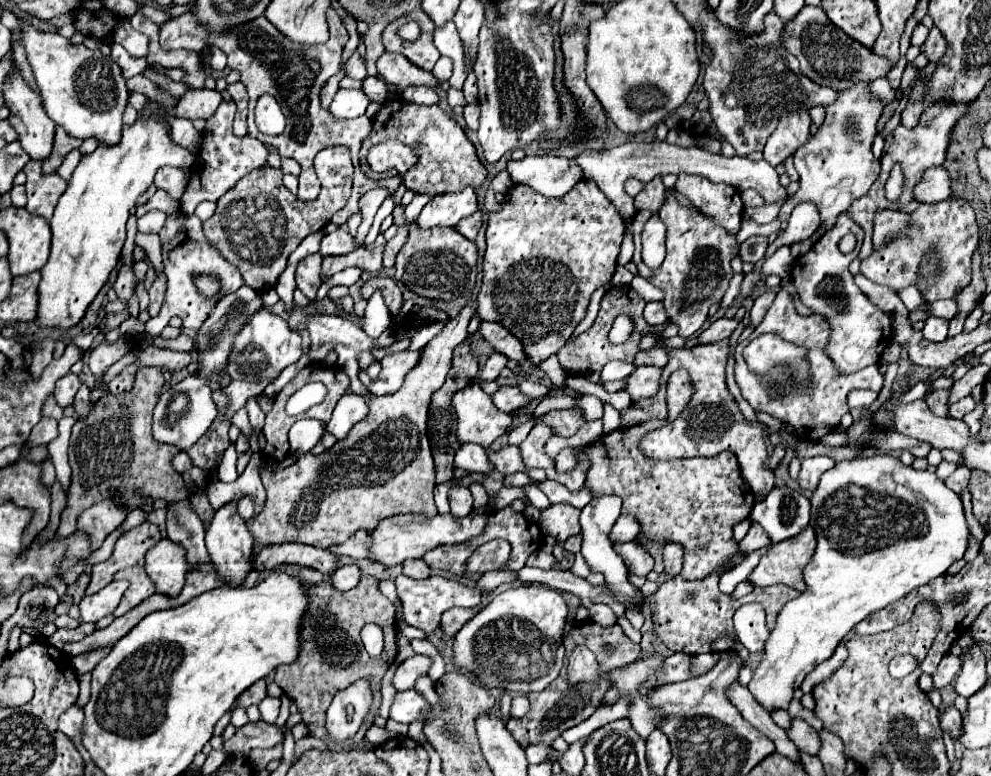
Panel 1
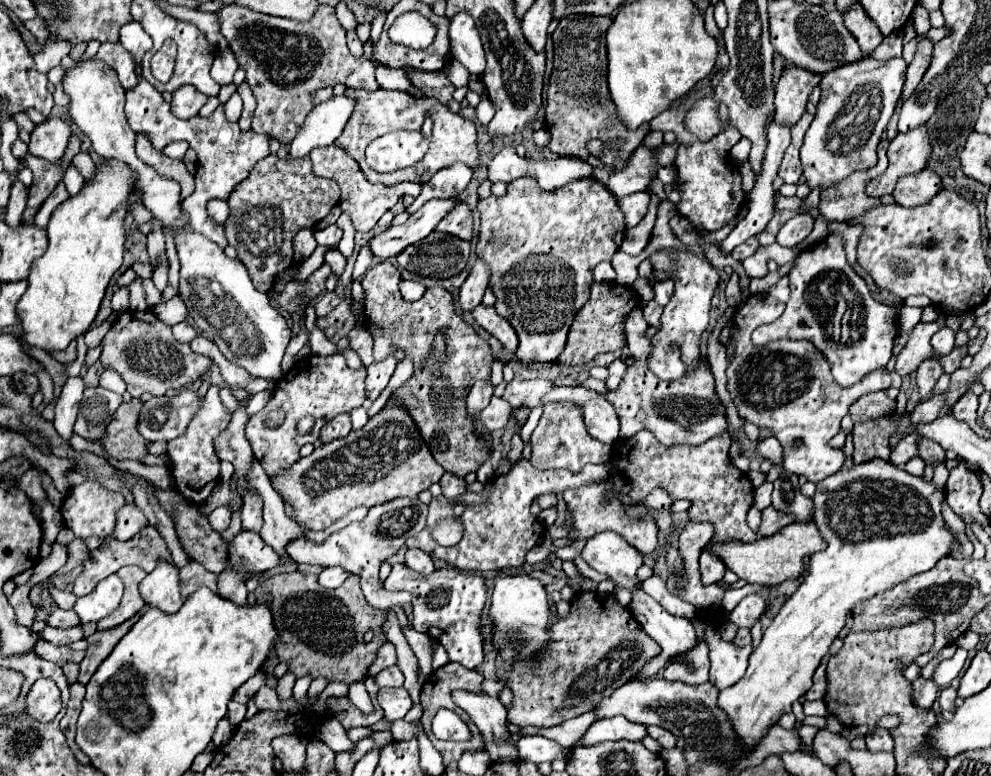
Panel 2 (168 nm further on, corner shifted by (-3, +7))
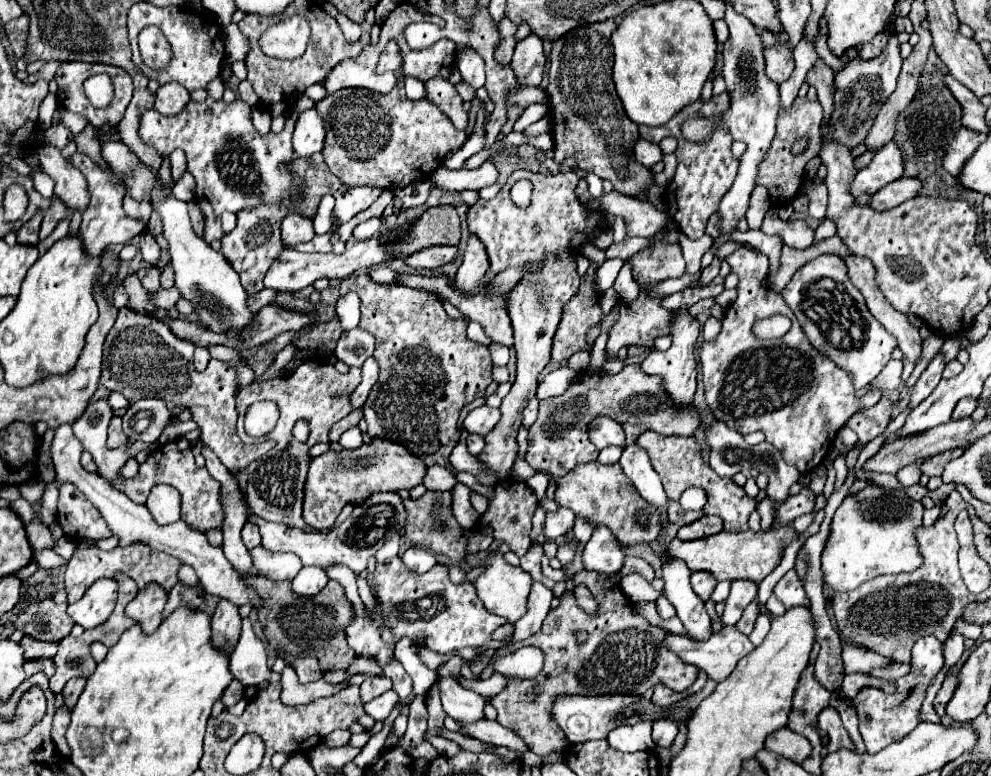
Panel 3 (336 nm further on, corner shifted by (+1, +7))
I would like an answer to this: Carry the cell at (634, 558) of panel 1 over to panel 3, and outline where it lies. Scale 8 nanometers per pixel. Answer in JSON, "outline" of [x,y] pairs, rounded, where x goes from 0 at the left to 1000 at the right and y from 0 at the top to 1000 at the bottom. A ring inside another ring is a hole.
{"outline":[[[604,595],[584,598],[572,613],[562,619],[560,647],[564,652],[576,655],[582,665],[596,670],[600,678],[610,675],[621,688],[621,693],[631,704],[657,701],[667,688],[667,660],[645,639],[645,634],[639,629],[633,613],[629,613],[625,598],[617,601],[608,601]]]}

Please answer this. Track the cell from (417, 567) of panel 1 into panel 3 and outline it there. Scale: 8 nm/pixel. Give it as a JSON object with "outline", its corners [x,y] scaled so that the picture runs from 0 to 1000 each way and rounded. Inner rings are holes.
{"outline":[[[421,704],[411,706],[405,719],[407,719],[407,724],[409,724],[411,732],[415,732],[415,735],[419,735],[419,737],[423,737],[423,740],[435,735],[435,732],[443,724],[437,711],[427,709],[427,706],[421,706]]]}

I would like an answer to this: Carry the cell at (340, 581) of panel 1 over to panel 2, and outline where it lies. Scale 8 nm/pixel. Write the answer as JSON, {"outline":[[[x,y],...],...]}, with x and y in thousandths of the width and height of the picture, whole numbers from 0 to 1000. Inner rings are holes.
{"outline":[[[342,729],[328,732],[328,735],[324,737],[324,742],[322,742],[322,753],[324,753],[326,758],[336,760],[336,758],[342,758],[342,753],[346,753],[346,750],[350,747],[350,742],[352,742],[352,737],[348,737],[348,735],[342,732]]]}

